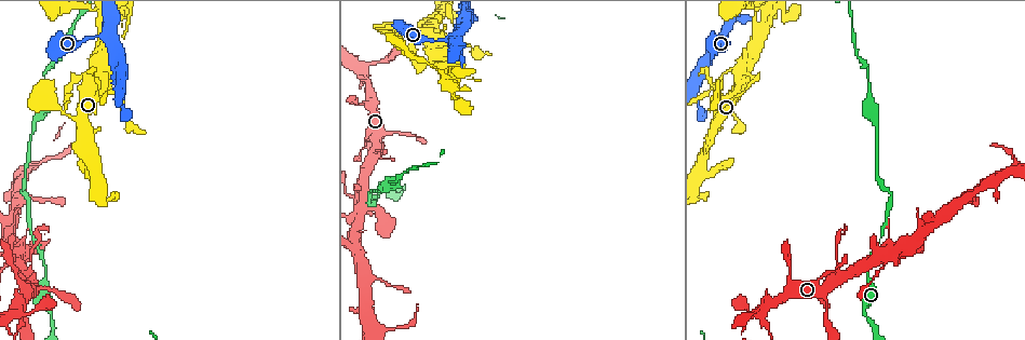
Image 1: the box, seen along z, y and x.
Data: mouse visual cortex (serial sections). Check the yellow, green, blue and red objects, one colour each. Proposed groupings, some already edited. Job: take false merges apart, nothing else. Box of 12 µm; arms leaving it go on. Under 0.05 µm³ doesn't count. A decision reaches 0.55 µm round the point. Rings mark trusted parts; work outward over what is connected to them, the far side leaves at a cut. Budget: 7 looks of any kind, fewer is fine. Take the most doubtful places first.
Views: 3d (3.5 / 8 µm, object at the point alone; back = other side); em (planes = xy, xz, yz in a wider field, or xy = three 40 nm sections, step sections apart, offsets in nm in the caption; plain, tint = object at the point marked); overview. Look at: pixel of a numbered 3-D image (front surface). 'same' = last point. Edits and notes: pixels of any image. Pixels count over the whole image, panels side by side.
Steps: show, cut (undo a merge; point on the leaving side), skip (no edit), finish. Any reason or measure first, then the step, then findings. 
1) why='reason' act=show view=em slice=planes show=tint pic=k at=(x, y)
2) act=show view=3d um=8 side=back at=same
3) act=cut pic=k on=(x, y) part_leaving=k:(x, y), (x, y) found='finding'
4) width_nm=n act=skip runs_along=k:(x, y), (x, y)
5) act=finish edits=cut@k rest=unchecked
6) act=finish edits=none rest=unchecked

why='abrupt turn' act=show view=3d um=8 pic=1 at=(102, 36)

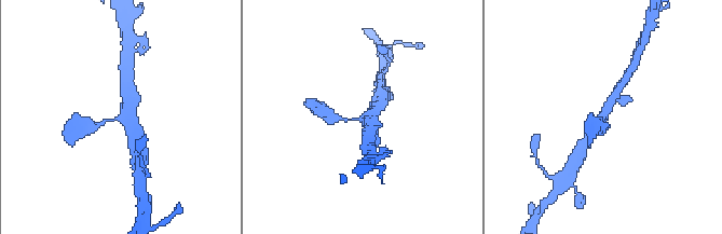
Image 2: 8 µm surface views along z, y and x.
act=show view=em slice=xy step=5 show=tint pic=2 at=(362, 119)

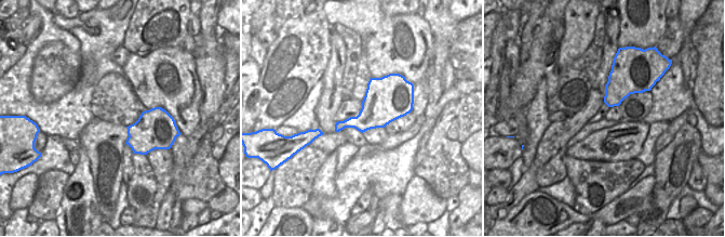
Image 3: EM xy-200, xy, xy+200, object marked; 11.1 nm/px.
act=skip runs_along=2:(335, 119), (365, 119), (382, 102) found='continuous, no second cell'

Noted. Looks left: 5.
why='abrupt turn' act=show view=3d um=3.5 pic=1 at=(362, 206)

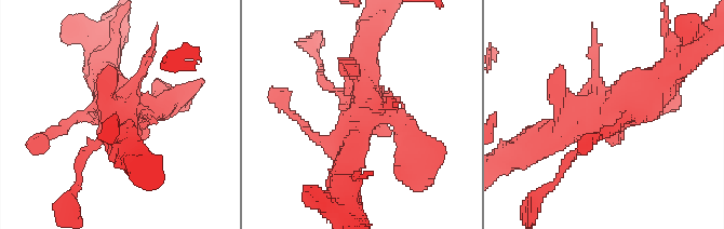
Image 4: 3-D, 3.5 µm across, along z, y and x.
why='shape alone is not enough' act=show view=em slice=xy step=2 show=plain pic=4 at=(601, 112)

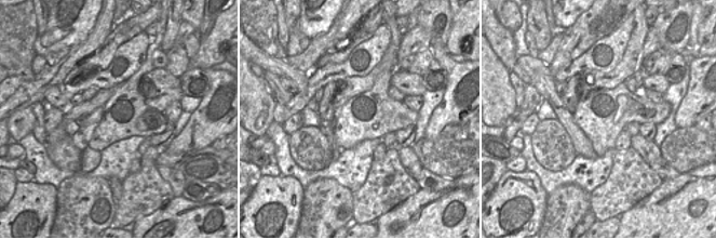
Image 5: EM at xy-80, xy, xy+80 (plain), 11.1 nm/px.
why='where the object lies' act=show view=em slice=xy step=2 show=tint at=same

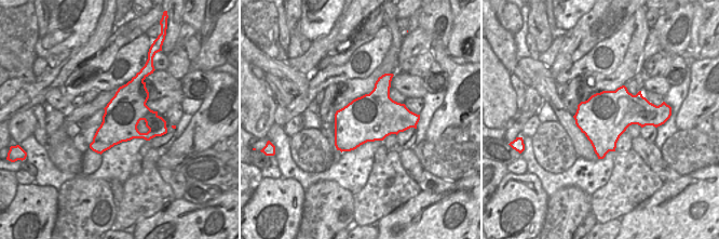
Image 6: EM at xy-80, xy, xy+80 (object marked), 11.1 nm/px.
act=skip runs_along=4:(540, 140), (659, 77) found='continuous, no second cell'

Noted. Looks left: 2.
why='four or more arms meet' act=show view=3d um=3.5 pic=1 at=(18, 311)

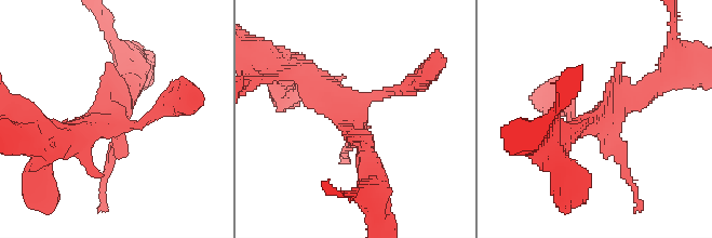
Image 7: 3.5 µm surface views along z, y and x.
why='need the tissue' act=show view=em slice=xy step=3 show=tint pic=7 at=(353, 106)

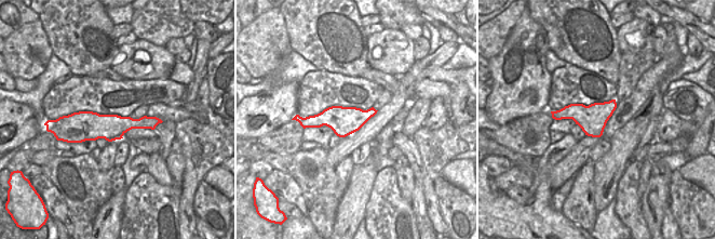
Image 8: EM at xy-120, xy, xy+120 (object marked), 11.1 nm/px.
arms=4 arm_widths_nm=150,150,300,350 act=skip runs_along=8:(156, 120), (116, 127), (69, 127) found='continuous, no second cell'

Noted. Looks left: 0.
act=finish edits=none rest=unchecked

